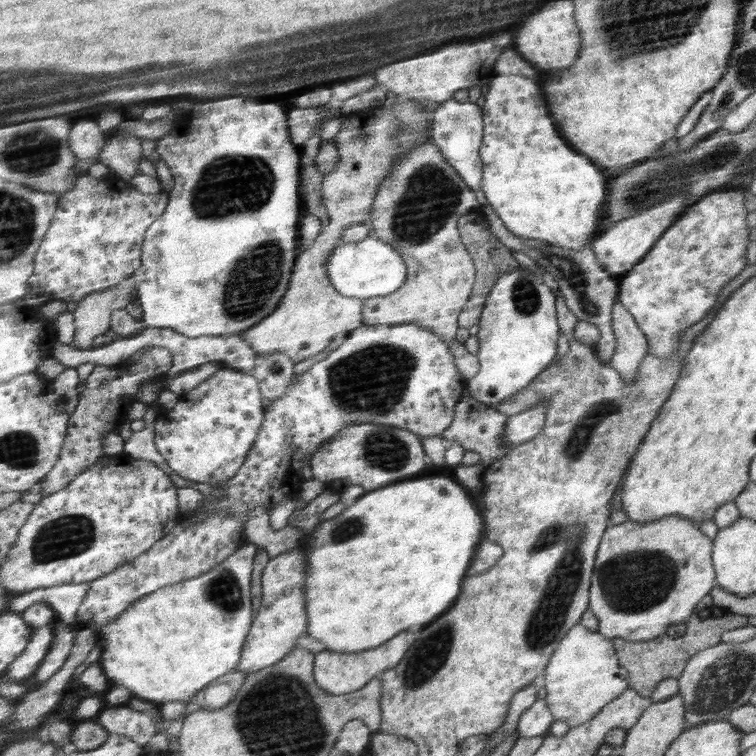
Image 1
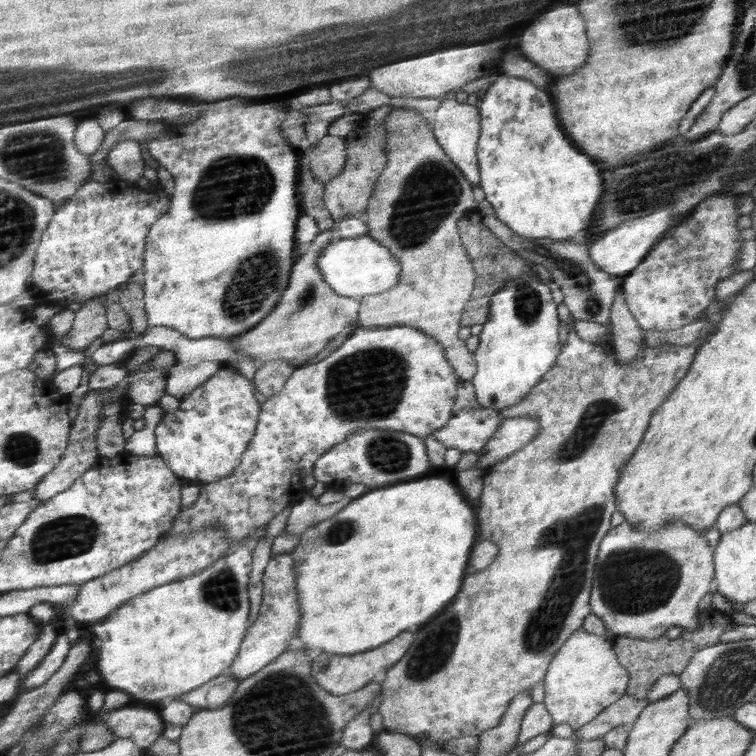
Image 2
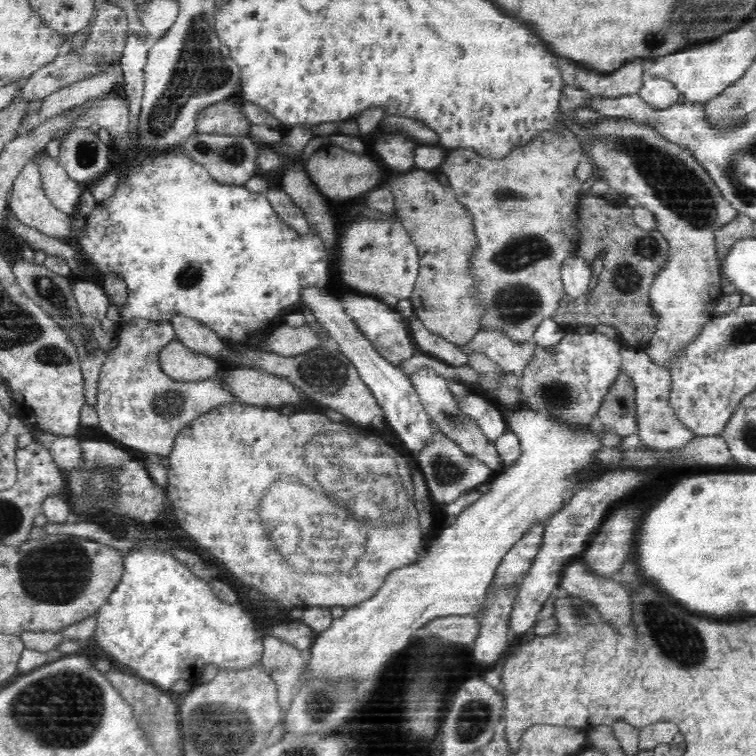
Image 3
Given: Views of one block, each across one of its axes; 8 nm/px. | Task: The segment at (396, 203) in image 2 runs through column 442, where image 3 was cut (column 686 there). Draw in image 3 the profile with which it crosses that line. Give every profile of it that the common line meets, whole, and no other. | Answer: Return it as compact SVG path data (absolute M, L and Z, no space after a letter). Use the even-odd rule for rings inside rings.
M634 119L634 122L602 120L598 126L582 127L596 134L589 154L602 179L608 180L610 188L620 195L632 196L641 207L654 213L658 221L656 229L668 243L668 259L649 293L652 312L656 313L657 332L644 350L652 362L669 369L676 354L680 354L701 334L705 324L714 319L715 306L724 296L715 232L739 212L721 195L691 150L668 142L655 126Z

